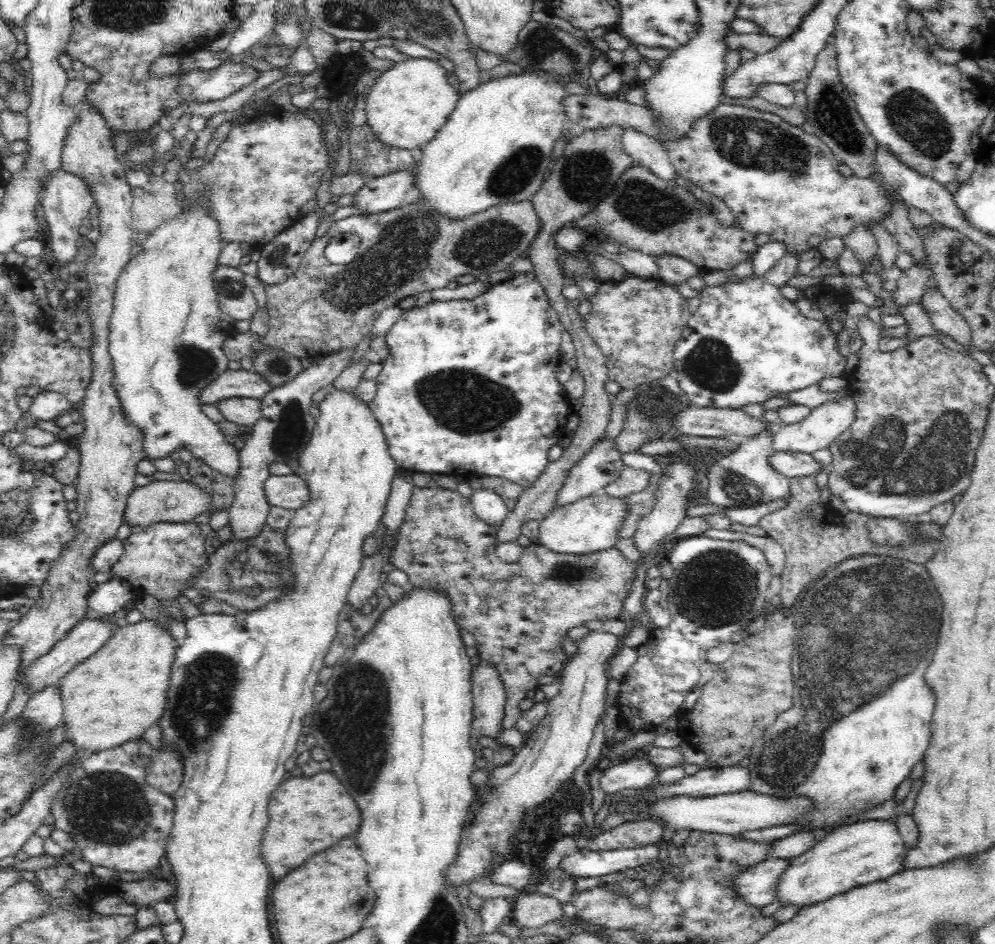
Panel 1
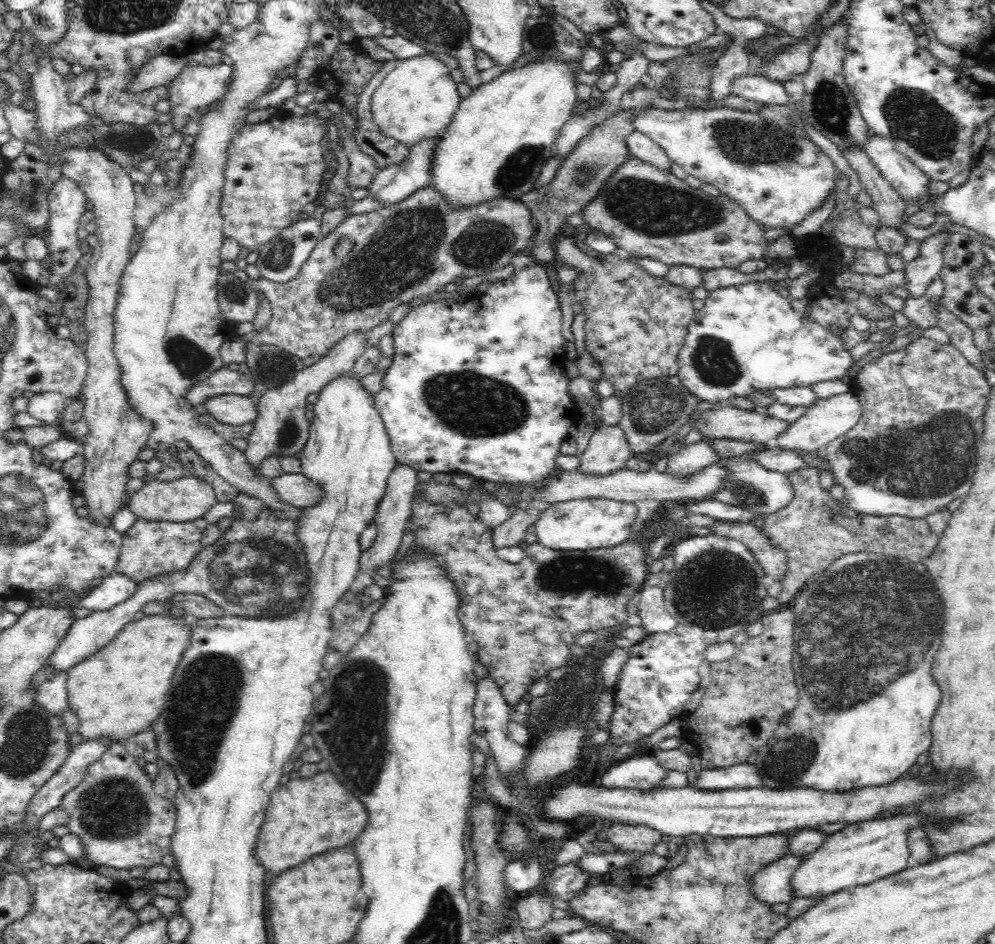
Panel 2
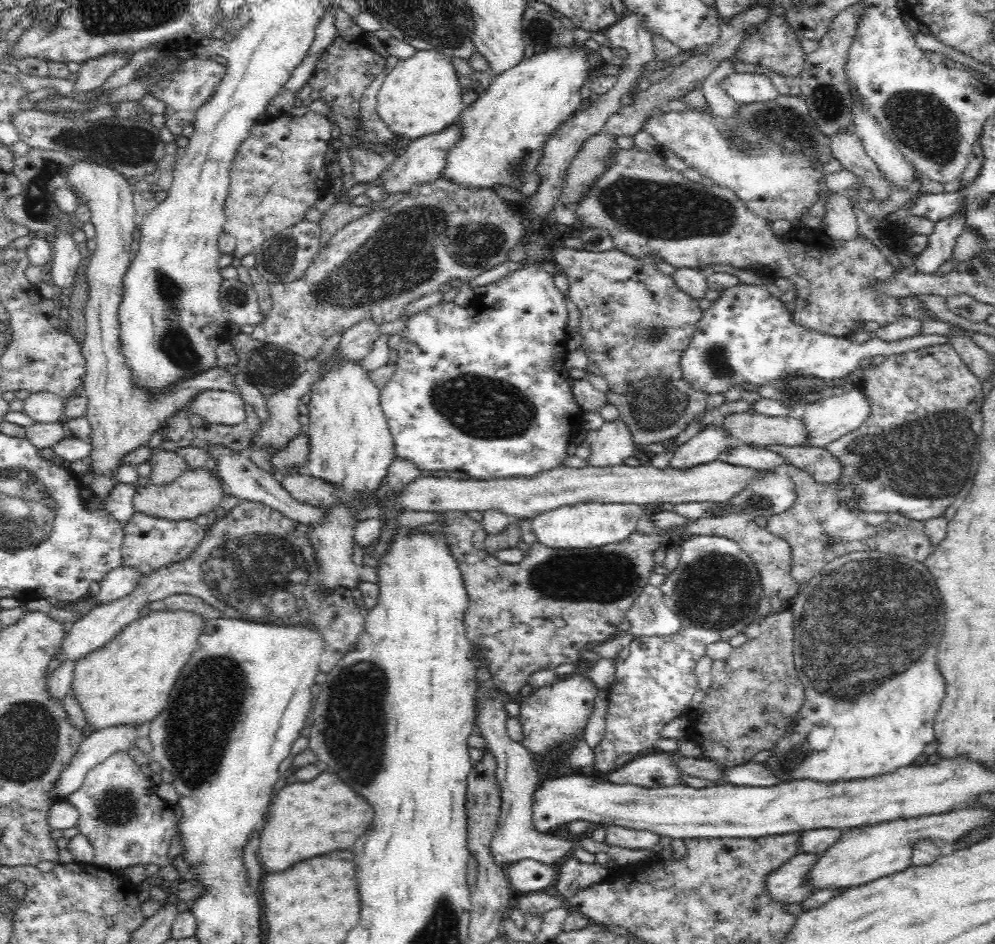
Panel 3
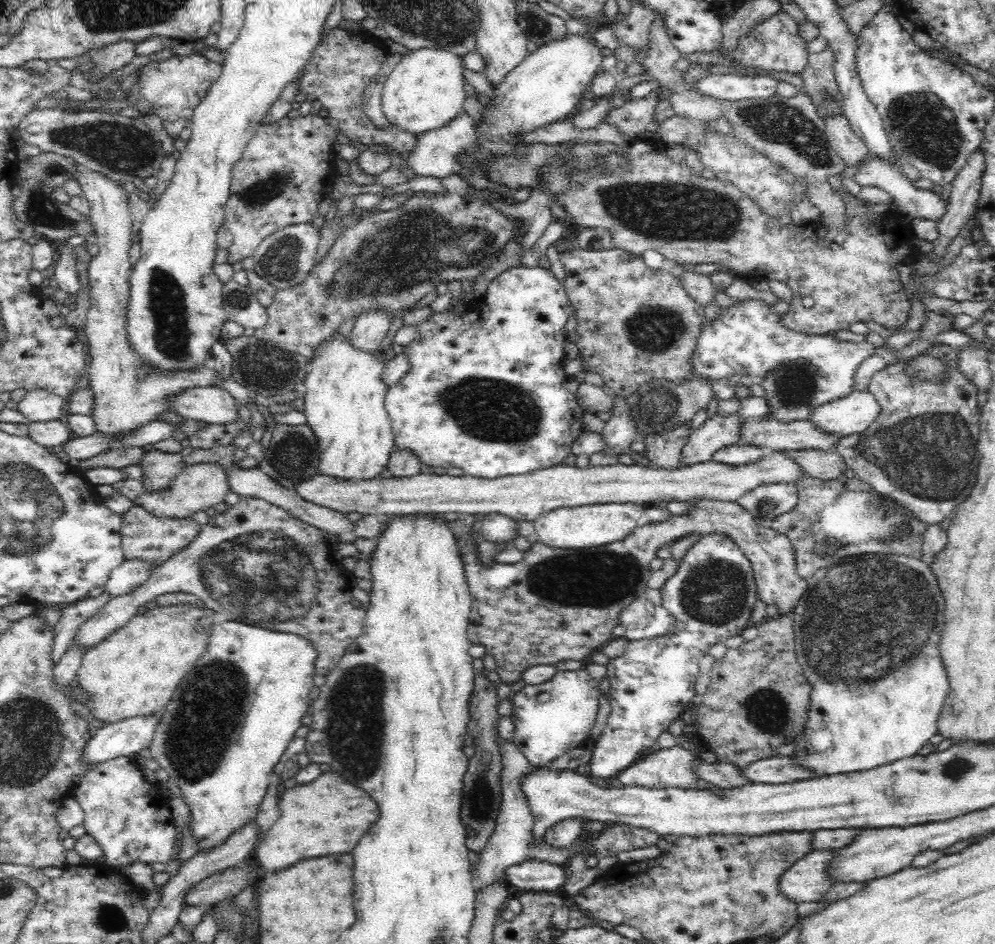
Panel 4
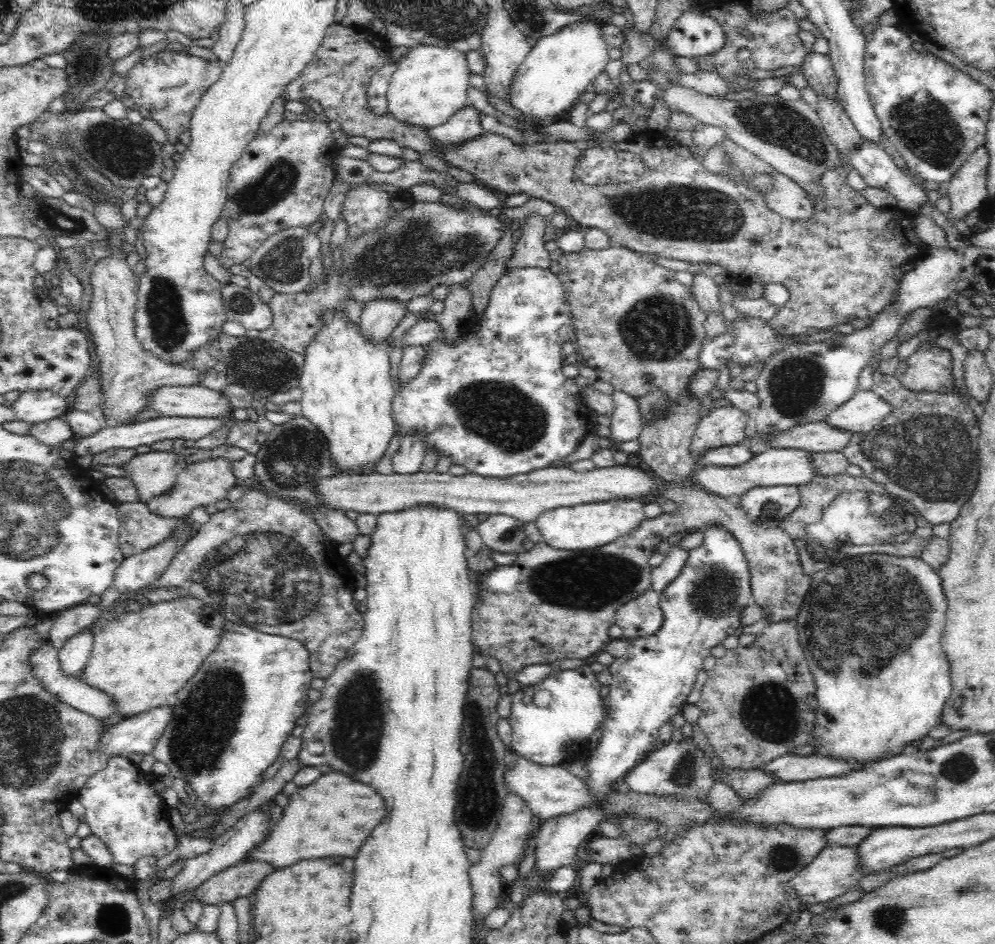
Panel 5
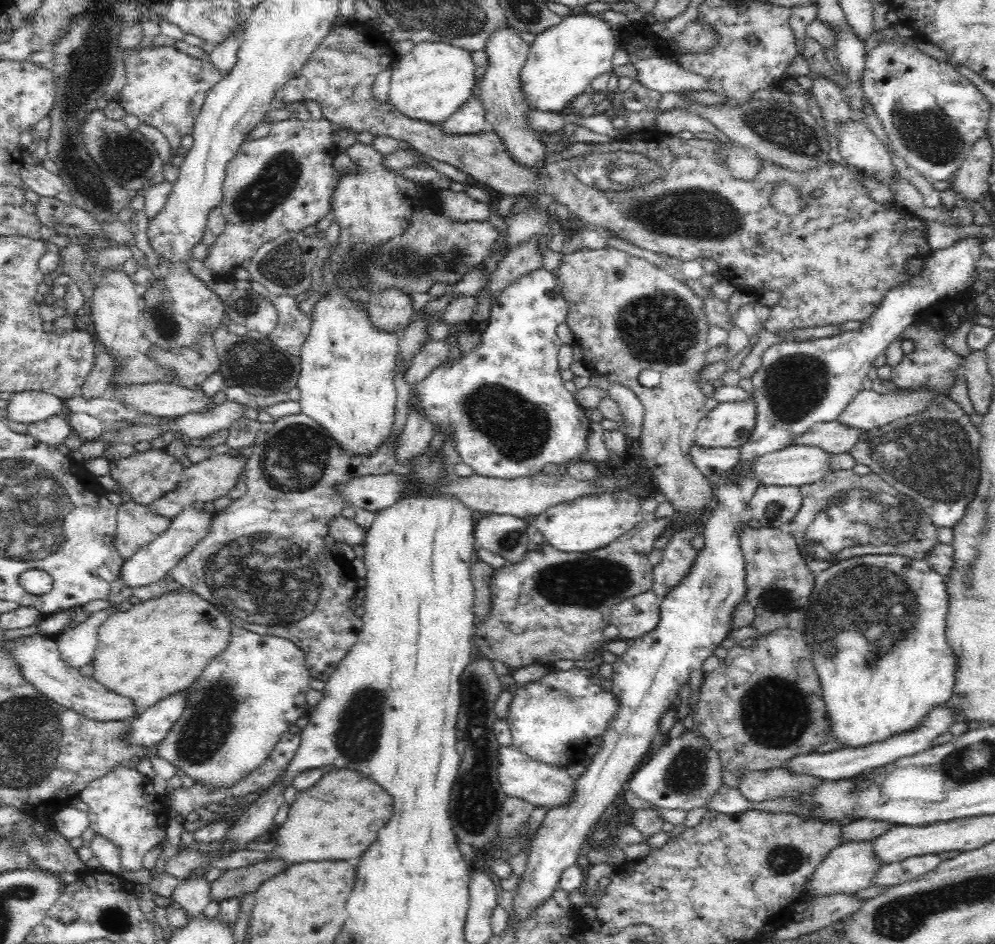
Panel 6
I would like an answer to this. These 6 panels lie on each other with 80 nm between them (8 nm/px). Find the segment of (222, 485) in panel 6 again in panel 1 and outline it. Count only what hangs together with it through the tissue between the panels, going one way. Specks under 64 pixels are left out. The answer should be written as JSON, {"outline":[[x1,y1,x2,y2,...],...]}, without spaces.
{"outline":[[186,476,180,480,151,480,148,484,135,487,127,500,124,518,130,527,144,527,155,523,186,523,193,522,194,518,211,509,212,497,209,492,204,492,195,482,191,482]]}

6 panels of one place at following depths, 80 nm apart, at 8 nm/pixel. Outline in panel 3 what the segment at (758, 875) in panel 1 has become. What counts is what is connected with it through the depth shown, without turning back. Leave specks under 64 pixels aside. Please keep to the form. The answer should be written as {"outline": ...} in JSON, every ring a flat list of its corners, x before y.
{"outline":[[798,853,793,859,768,876,768,893,784,905,804,903,818,892,810,885,810,870,816,866,820,853]]}

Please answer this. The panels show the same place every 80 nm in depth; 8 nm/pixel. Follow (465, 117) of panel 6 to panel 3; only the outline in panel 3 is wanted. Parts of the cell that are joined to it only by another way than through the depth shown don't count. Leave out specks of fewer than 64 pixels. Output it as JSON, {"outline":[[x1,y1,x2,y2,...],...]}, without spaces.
{"outline":[[454,122,440,132,416,138,408,148,398,154,392,166,381,174,384,181,381,187,392,195,398,192,409,192,417,186,424,185,425,182,433,183,442,178,447,165,448,151,460,142,462,133,459,122]]}

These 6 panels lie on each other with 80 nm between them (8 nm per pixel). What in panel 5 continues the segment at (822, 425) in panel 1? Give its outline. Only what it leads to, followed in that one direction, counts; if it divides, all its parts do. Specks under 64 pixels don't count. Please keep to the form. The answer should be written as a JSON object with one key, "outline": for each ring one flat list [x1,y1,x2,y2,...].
{"outline":[[858,388,851,400,834,410,824,422,842,431,860,434,873,430,882,420,890,418,892,412,894,408,880,399,872,389]]}

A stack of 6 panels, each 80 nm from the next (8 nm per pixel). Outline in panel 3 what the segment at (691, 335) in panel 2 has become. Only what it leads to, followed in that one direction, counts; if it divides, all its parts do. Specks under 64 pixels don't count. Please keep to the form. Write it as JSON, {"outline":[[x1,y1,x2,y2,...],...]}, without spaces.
{"outline":[[738,283,722,292,721,298,713,302,710,308,703,312,702,318,697,322,697,329,690,341,689,347,682,353,681,365,686,383,704,390,708,395,724,393,733,383,744,387,776,385,786,376,796,374,810,374,816,378,830,380,842,378,854,372,862,360,872,358,877,354,889,357,914,351,923,346,932,346,949,343,949,334,914,335,897,341,884,341,880,338,869,339,864,343,852,344,848,336,837,337,827,335,814,329,806,329,796,325,790,317,790,312,784,309,784,303,772,296,764,286]]}

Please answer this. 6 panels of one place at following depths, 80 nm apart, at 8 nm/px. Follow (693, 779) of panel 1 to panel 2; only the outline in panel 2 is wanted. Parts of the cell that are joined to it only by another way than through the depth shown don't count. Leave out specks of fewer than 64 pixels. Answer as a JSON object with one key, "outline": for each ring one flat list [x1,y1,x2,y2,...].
{"outline":[[752,763,733,764,728,768,703,768,694,785,700,790,752,788,763,786,760,772]]}

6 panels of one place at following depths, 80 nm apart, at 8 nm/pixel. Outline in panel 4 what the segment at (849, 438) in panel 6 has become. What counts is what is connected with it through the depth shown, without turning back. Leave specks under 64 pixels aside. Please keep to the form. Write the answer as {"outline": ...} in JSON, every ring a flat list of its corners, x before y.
{"outline":[[768,416,754,424,744,423,742,440,749,445,770,451,824,450,834,451,841,441,840,435,826,433,814,423,806,421,784,424,768,420]]}

